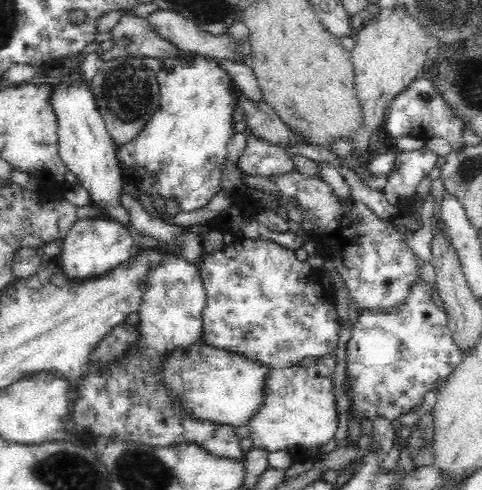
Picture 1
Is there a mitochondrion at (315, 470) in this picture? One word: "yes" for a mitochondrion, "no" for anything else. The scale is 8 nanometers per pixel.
no

